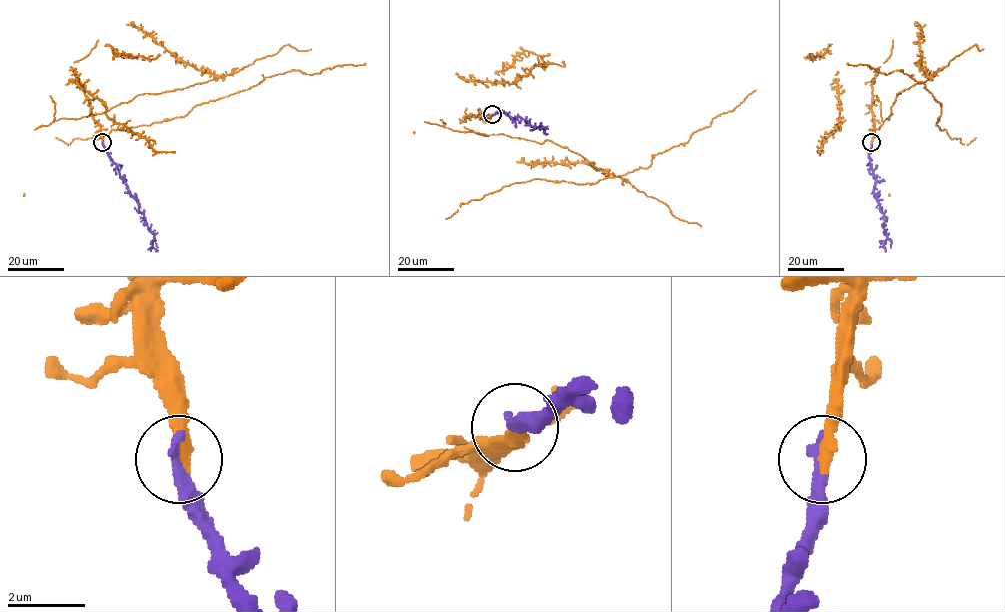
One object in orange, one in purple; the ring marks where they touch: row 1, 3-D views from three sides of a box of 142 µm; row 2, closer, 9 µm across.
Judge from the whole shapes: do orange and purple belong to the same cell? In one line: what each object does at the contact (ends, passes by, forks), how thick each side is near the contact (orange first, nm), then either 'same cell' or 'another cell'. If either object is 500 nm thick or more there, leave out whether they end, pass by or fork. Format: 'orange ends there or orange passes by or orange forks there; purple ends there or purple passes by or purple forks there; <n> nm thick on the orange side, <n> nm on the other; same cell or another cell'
orange ends there; purple ends there; 320 nm thick on the orange side, 360 nm on the other; same cell

